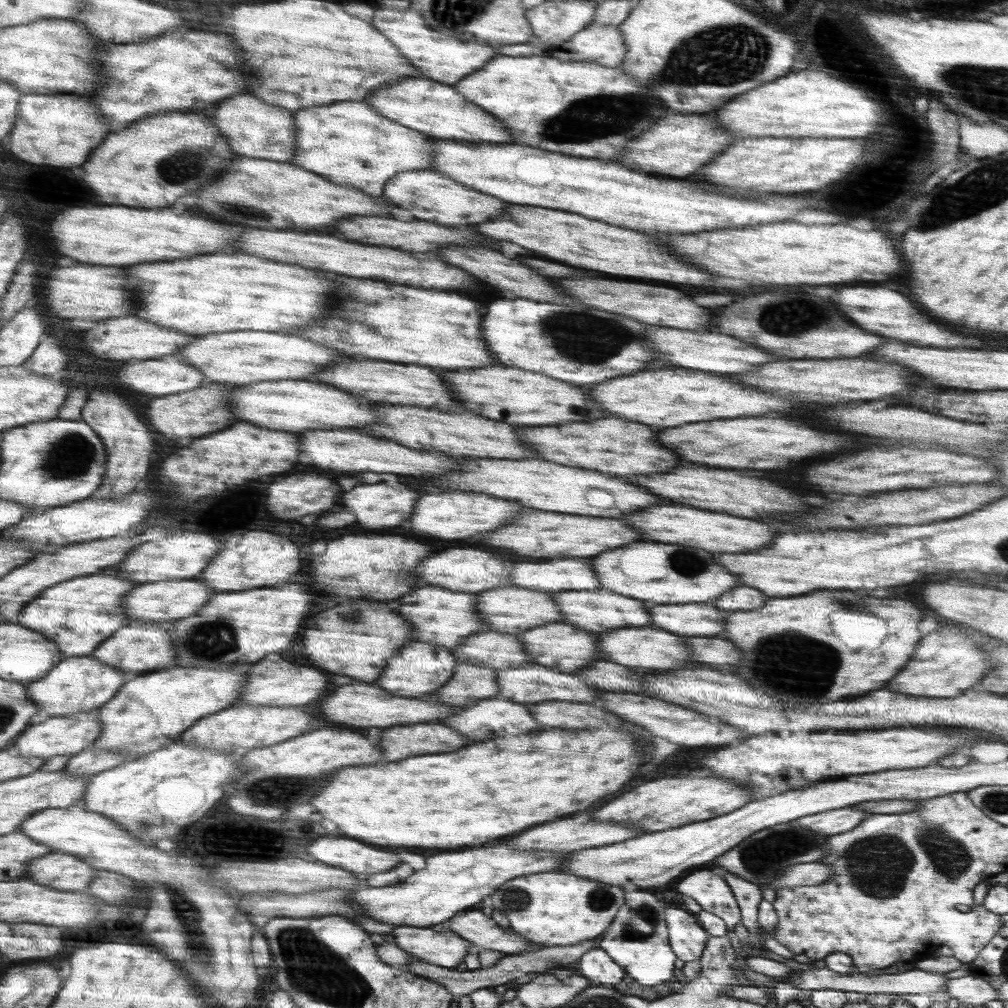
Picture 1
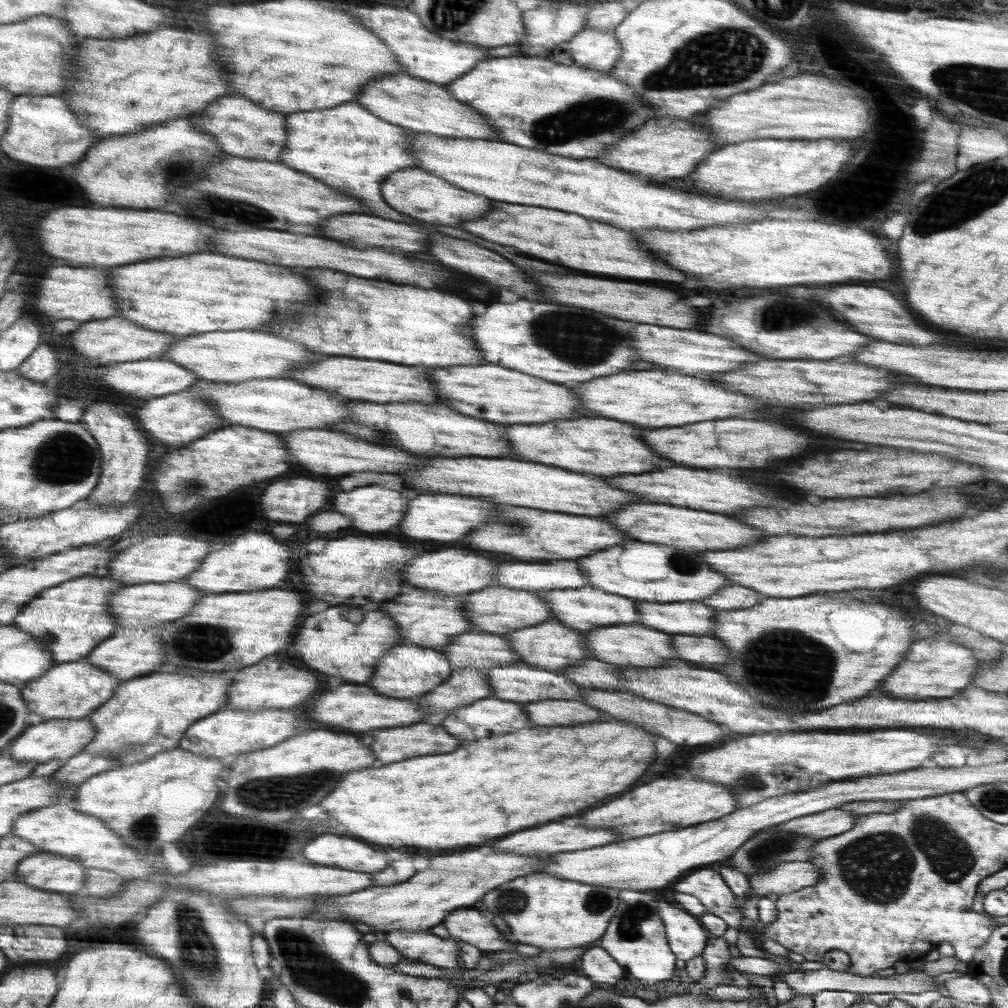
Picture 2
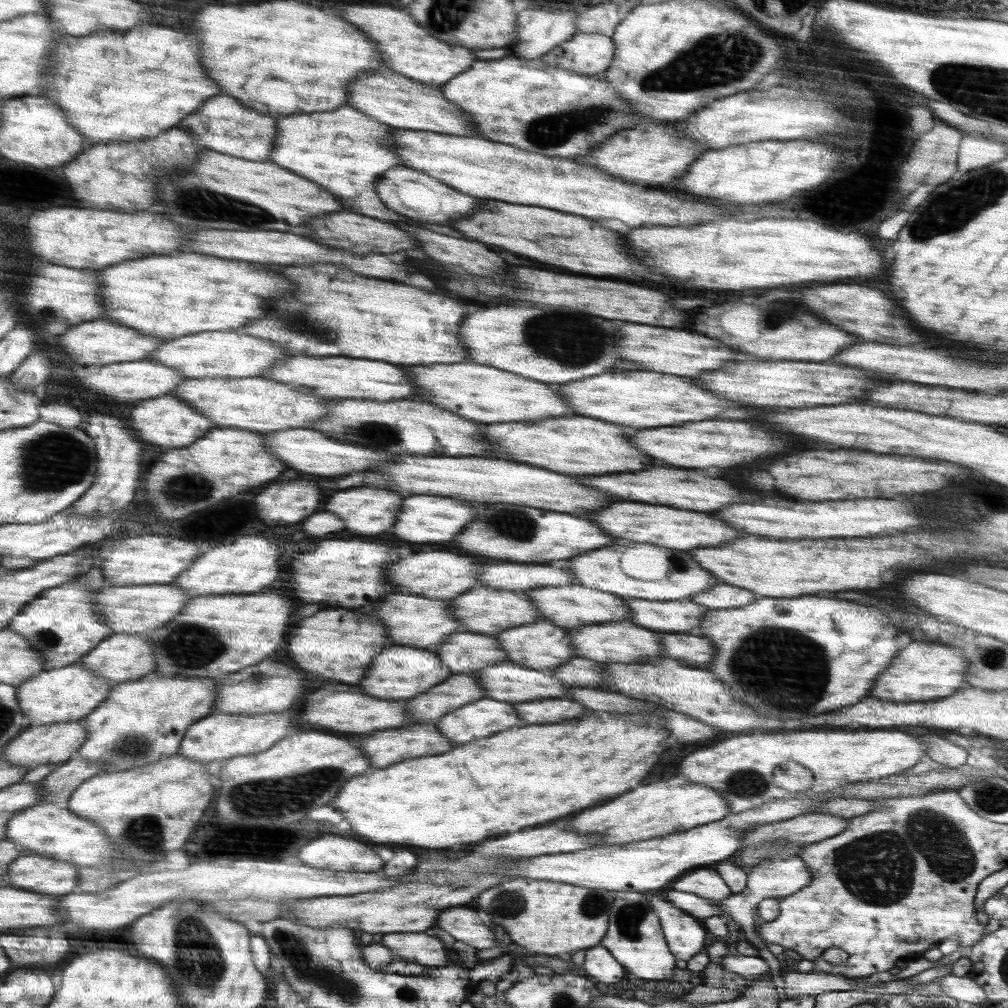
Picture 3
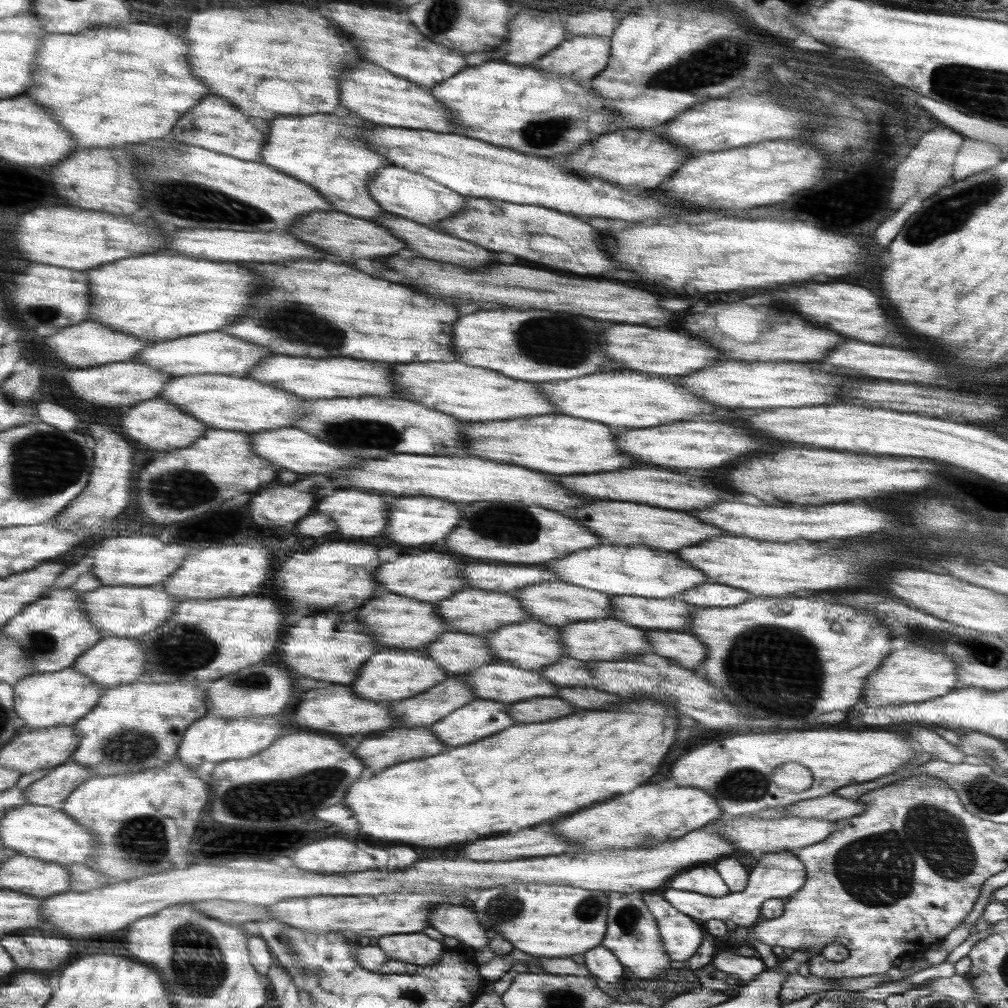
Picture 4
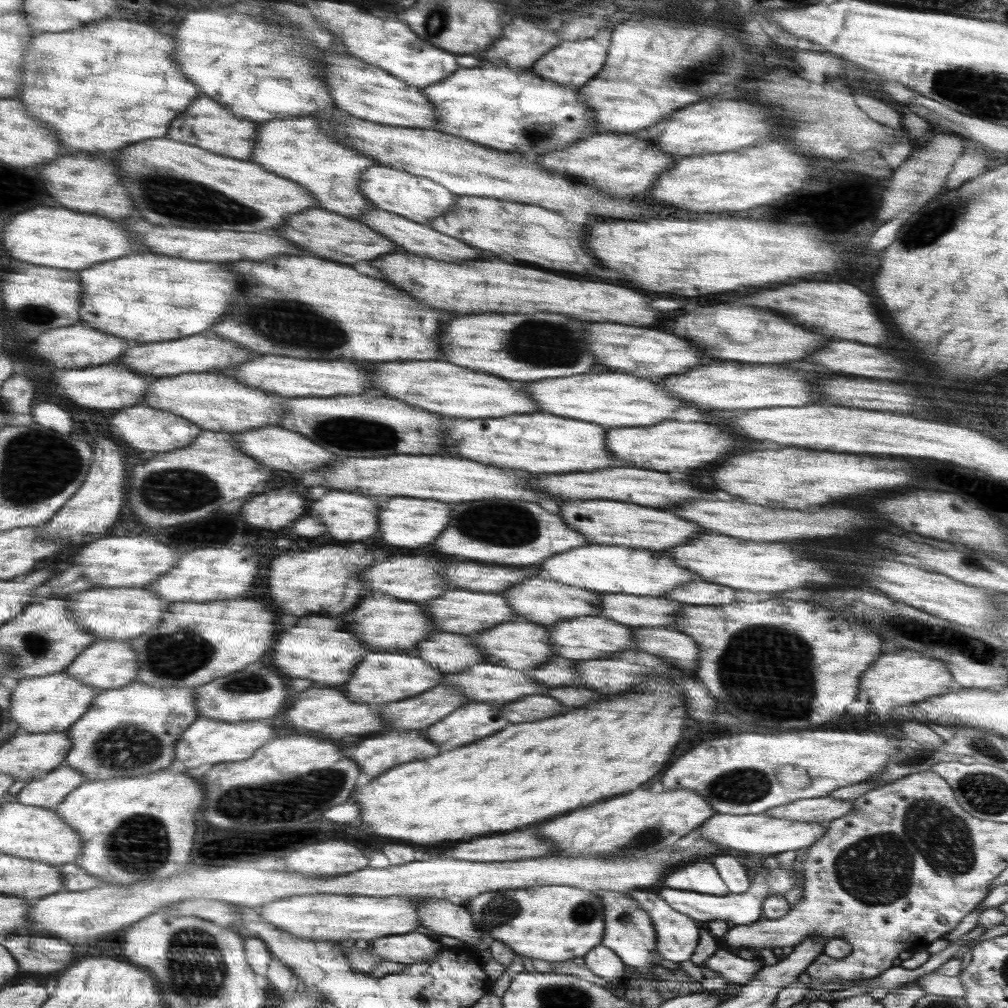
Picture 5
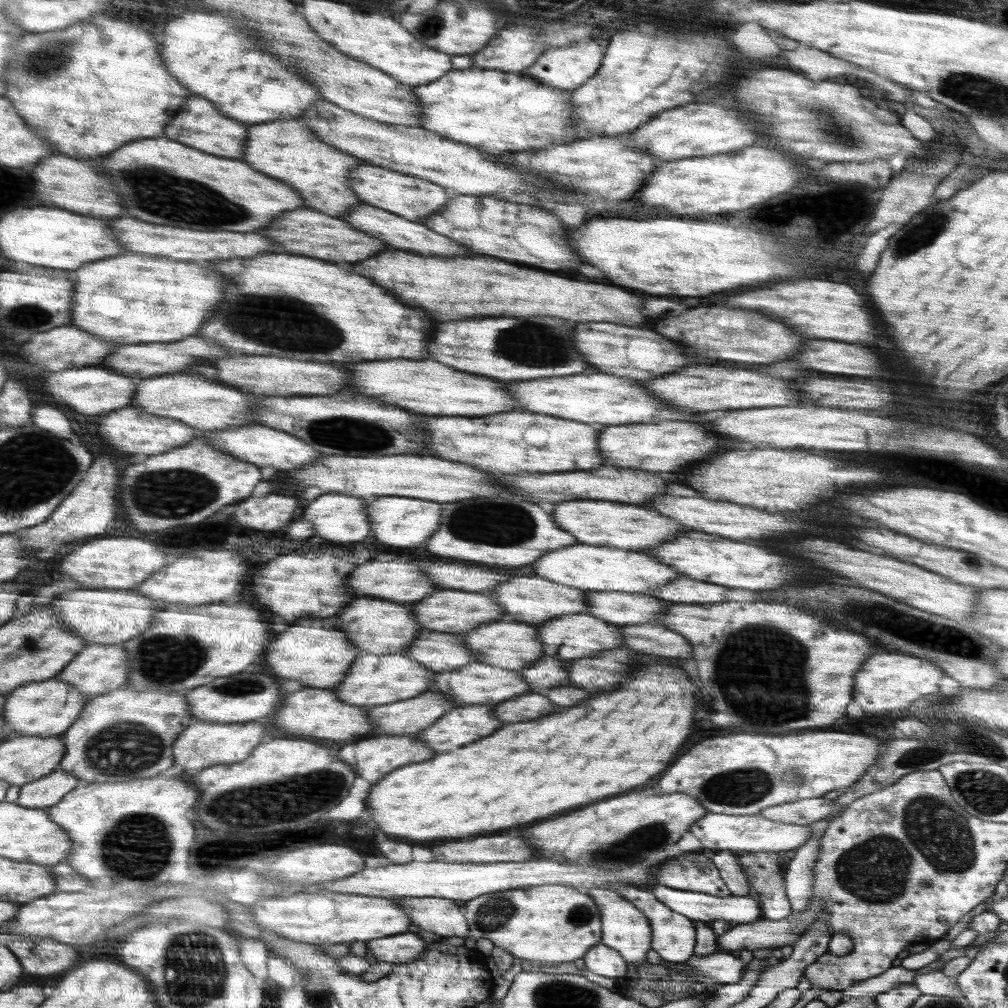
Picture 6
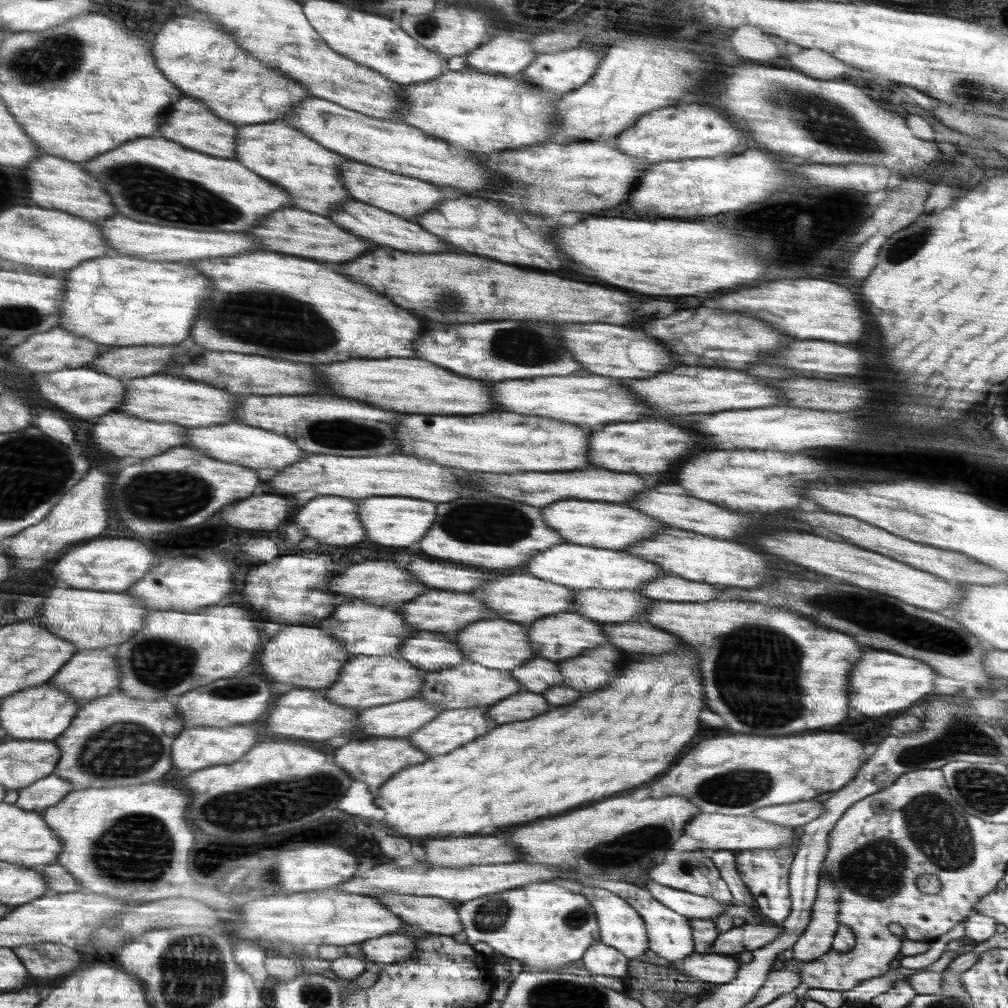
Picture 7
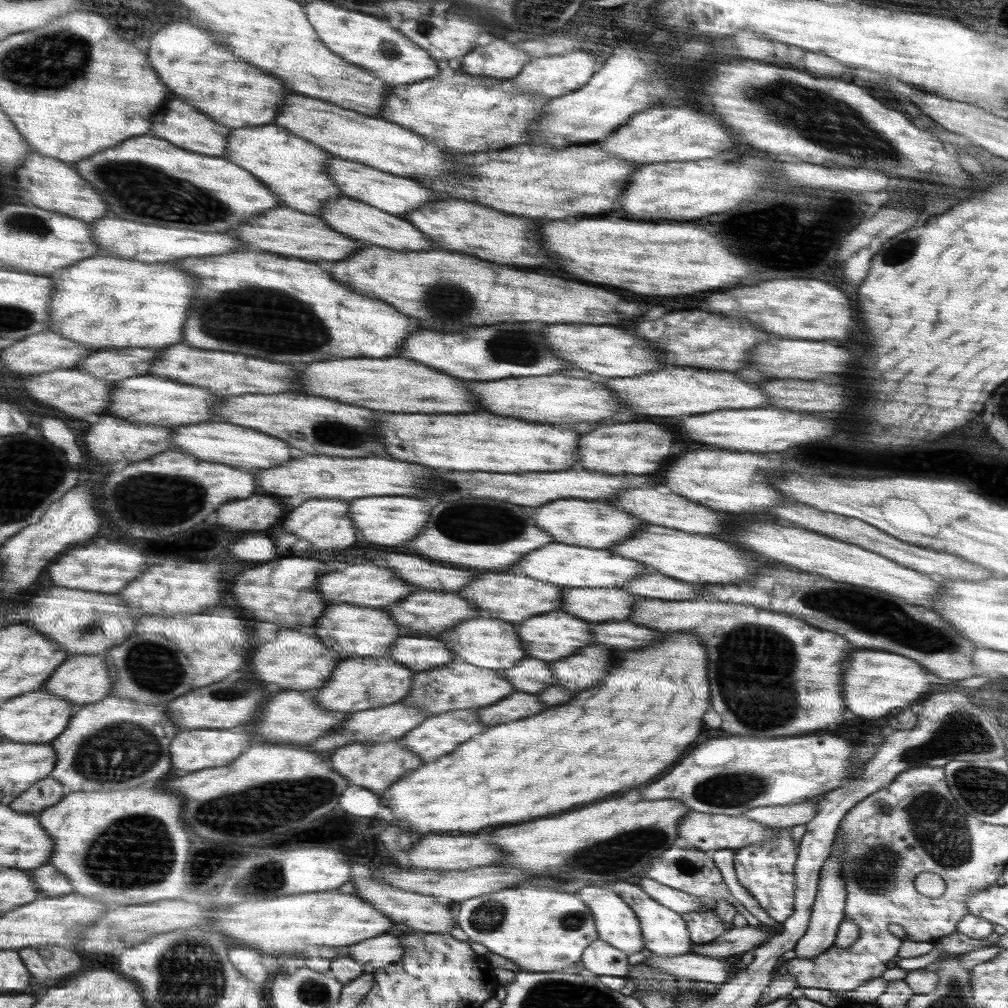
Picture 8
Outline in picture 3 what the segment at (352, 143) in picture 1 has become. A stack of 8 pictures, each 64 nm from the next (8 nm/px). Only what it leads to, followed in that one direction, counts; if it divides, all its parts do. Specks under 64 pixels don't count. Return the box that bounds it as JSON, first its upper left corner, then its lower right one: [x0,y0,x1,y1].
[270,106,402,222]

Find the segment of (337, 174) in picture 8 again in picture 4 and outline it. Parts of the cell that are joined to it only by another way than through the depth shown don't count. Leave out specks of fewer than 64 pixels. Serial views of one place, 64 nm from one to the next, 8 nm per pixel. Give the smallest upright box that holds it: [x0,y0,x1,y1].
[370,166,466,222]

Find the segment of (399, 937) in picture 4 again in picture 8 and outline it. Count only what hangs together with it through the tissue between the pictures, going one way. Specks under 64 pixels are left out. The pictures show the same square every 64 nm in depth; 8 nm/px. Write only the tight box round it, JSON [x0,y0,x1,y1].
[348,934,404,968]

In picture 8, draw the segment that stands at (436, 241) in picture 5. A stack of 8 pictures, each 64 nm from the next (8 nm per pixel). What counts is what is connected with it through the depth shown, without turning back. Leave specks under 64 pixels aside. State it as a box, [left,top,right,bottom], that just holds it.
[322,198,434,250]

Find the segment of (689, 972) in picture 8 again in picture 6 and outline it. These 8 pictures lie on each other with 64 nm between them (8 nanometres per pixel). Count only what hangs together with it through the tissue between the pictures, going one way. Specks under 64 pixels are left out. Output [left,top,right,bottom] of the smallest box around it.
[688,950,749,985]

